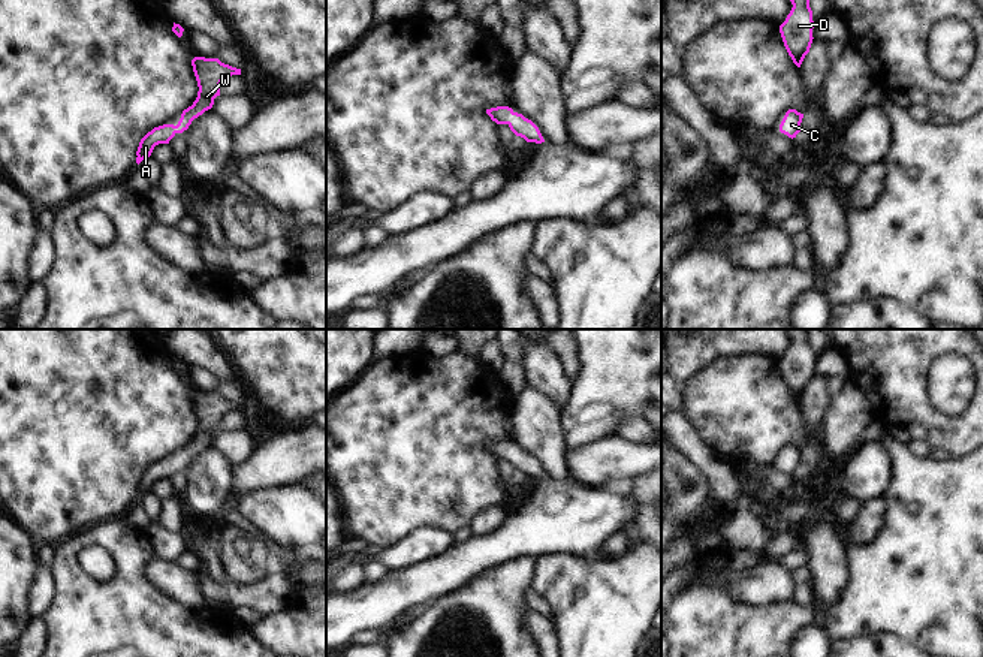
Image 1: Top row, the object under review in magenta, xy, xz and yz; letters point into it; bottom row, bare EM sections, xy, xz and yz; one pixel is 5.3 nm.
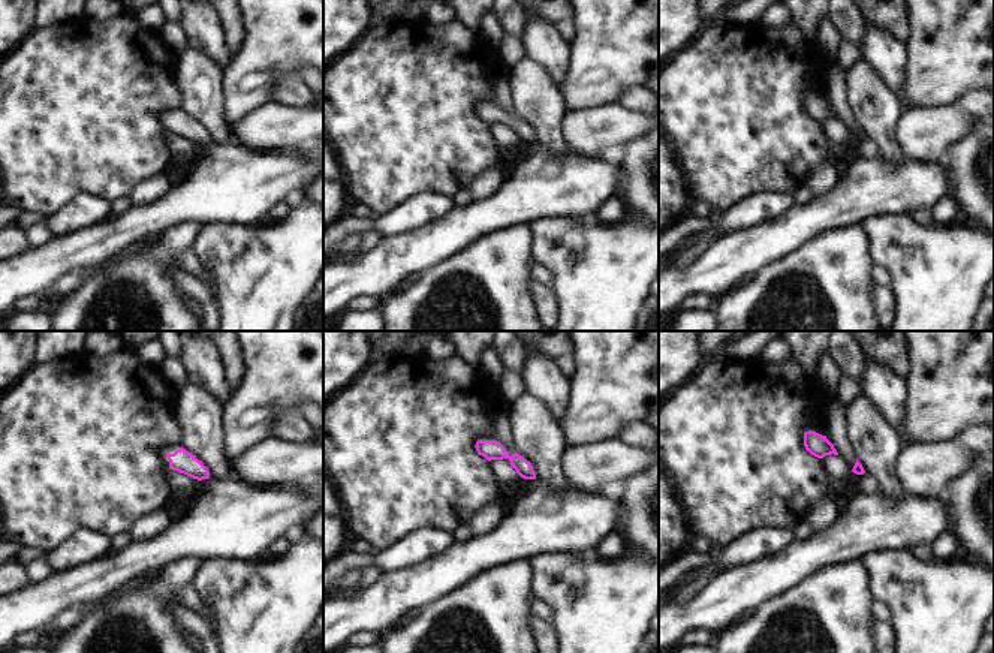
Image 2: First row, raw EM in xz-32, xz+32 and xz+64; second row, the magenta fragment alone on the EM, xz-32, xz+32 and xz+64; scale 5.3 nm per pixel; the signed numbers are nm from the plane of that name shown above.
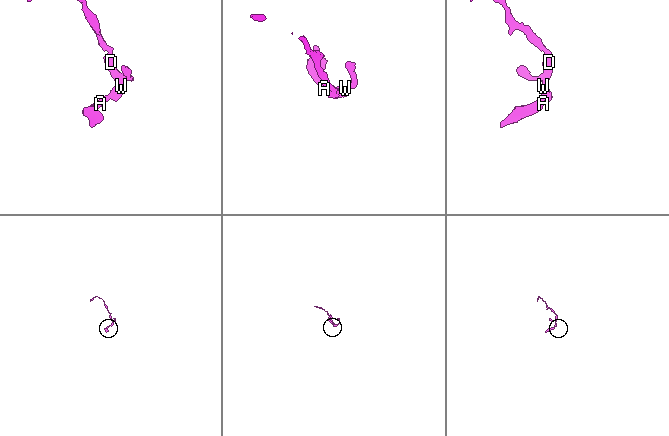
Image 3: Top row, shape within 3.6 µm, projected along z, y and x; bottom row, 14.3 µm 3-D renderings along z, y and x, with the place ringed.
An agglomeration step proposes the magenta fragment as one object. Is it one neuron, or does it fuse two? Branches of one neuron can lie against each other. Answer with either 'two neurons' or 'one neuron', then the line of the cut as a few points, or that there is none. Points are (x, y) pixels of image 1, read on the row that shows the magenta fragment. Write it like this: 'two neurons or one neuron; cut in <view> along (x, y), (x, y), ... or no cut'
one neuron; no cut

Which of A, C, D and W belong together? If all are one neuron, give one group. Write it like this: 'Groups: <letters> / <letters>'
Groups: A C D W.

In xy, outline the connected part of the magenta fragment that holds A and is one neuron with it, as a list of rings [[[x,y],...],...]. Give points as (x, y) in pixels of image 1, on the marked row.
[[[195,57],[192,66],[199,87],[196,100],[183,111],[177,126],[163,124],[154,127],[141,139],[136,151],[138,165],[151,156],[156,145],[169,144],[177,133],[187,130],[195,118],[211,109],[214,99],[220,96],[220,84],[223,79],[232,75],[241,75],[241,69],[224,64],[218,58]]]

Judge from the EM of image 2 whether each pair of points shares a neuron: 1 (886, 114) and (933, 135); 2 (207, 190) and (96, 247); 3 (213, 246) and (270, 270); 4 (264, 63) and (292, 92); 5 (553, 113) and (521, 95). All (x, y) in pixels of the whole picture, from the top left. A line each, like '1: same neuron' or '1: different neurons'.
1: different neurons
2: same neuron
3: same neuron
4: different neurons
5: same neuron

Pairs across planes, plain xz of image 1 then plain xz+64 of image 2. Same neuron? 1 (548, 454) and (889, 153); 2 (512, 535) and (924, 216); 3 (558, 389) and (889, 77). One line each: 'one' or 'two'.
1: one
2: two
3: one

